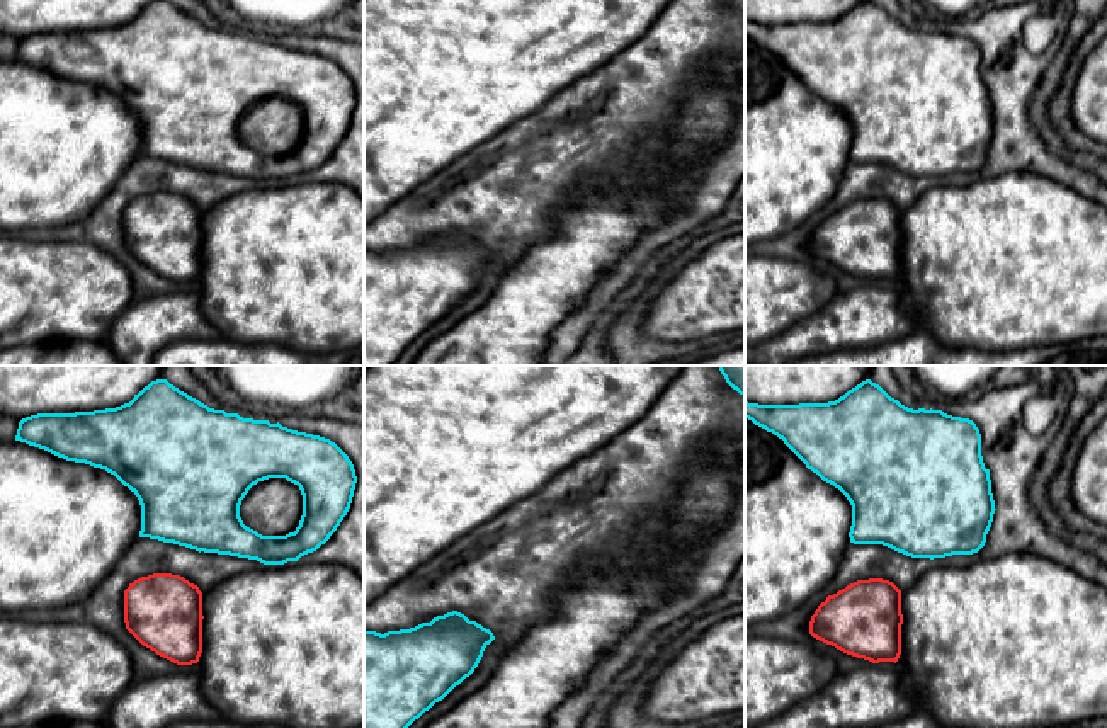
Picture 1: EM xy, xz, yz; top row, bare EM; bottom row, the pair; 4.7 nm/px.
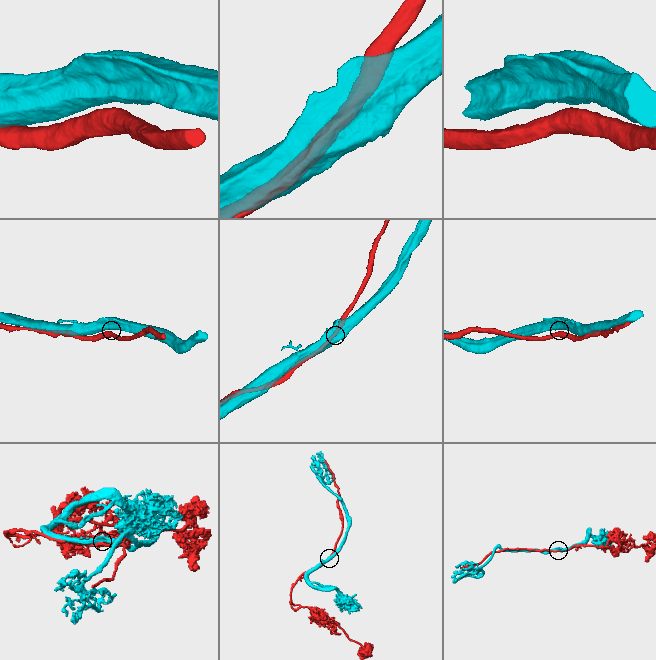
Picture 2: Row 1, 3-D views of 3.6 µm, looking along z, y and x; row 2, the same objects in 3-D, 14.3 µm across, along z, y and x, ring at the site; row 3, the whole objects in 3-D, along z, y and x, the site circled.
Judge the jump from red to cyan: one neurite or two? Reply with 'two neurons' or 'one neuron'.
two neurons

